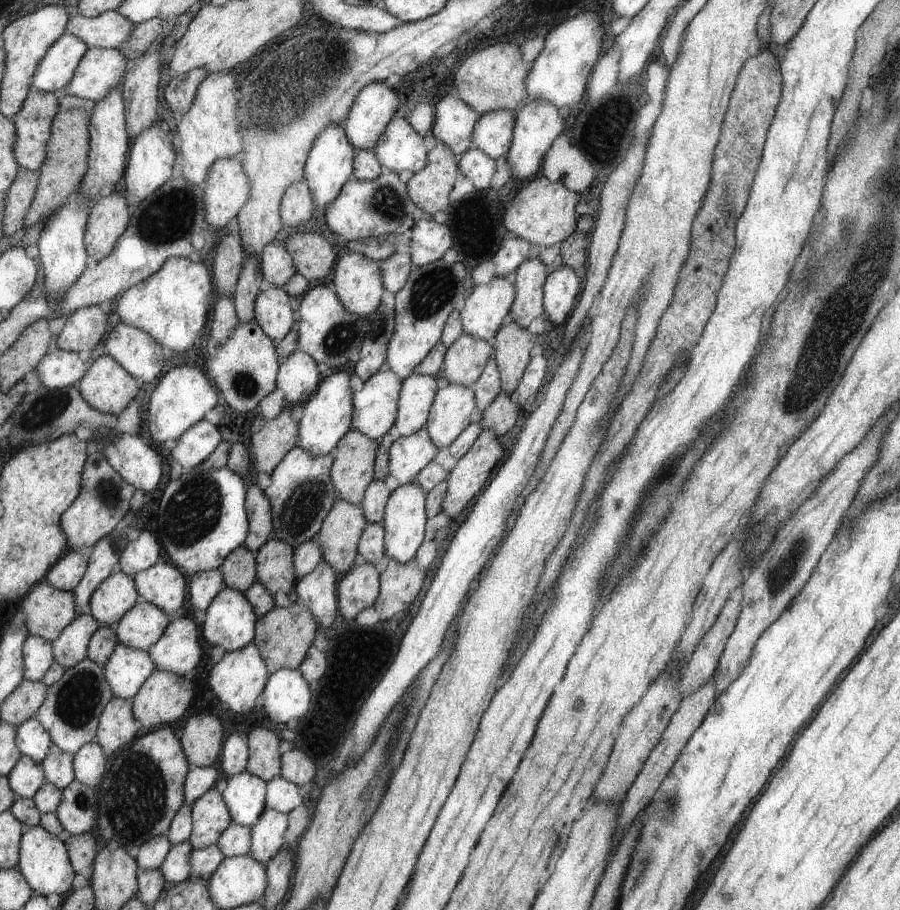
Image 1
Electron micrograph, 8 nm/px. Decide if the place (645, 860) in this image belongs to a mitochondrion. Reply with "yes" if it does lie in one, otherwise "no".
yes

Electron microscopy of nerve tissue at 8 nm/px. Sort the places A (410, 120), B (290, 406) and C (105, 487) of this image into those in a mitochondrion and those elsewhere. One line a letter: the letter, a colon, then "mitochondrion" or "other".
A: other
B: other
C: mitochondrion

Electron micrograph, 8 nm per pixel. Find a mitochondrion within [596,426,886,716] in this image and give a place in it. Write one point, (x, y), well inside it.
(781, 572)

